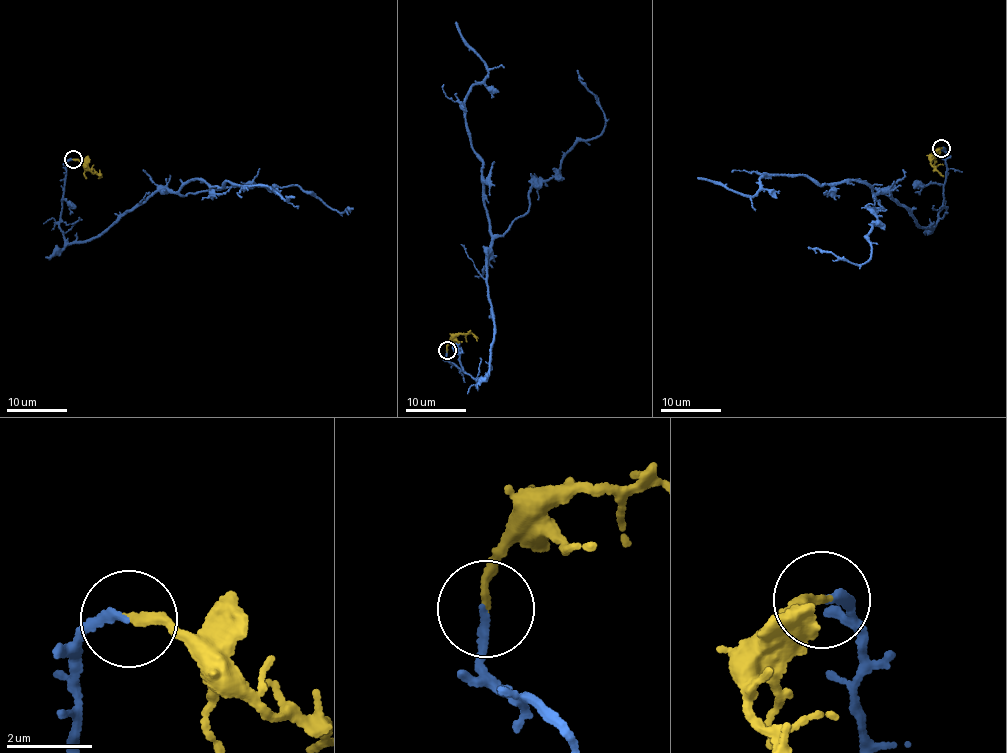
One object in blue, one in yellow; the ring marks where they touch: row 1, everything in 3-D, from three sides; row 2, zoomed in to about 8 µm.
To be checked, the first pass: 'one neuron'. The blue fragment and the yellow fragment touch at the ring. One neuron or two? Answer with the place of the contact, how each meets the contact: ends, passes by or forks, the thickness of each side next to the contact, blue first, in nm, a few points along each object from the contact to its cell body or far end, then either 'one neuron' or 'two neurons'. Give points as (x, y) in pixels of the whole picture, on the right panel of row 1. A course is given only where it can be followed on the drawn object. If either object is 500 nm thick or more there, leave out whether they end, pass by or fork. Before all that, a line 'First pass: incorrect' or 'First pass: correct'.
First pass: correct
place (941, 148); blue ends; yellow ends; calibres 160 and 200 nm; course blue (941, 148), (942, 208), (929, 228), (864, 182), (763, 176), (746, 197), (697, 177); course yellow (941, 148), (935, 150), (932, 164), (943, 176); one neuron

